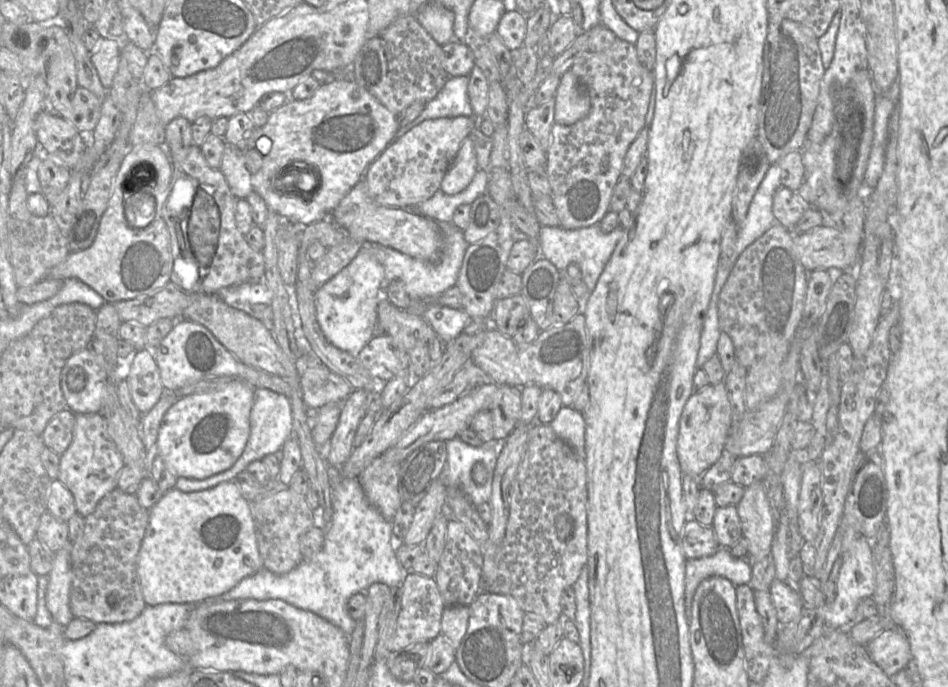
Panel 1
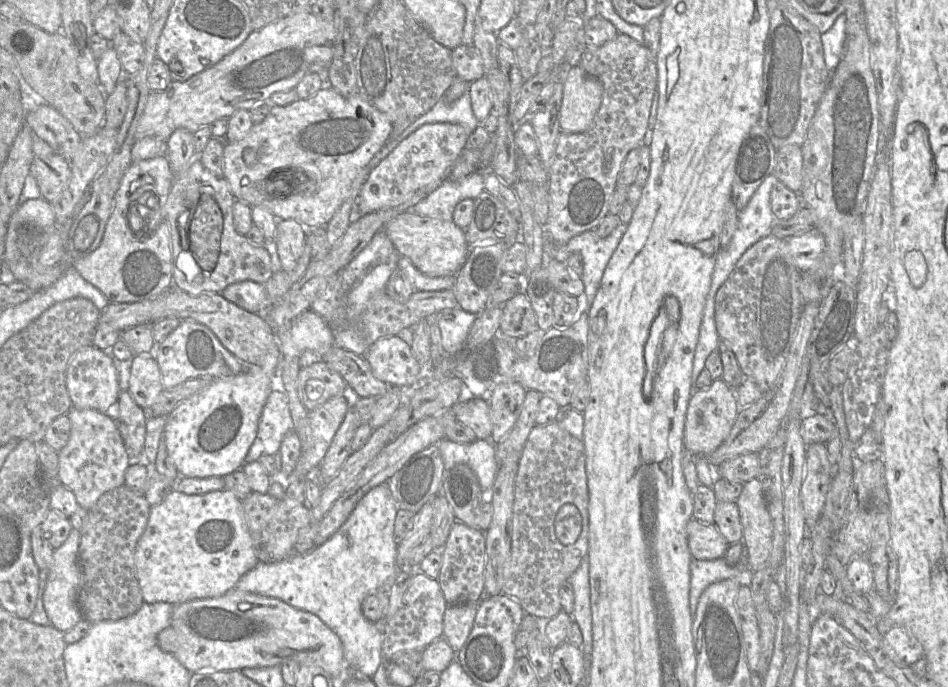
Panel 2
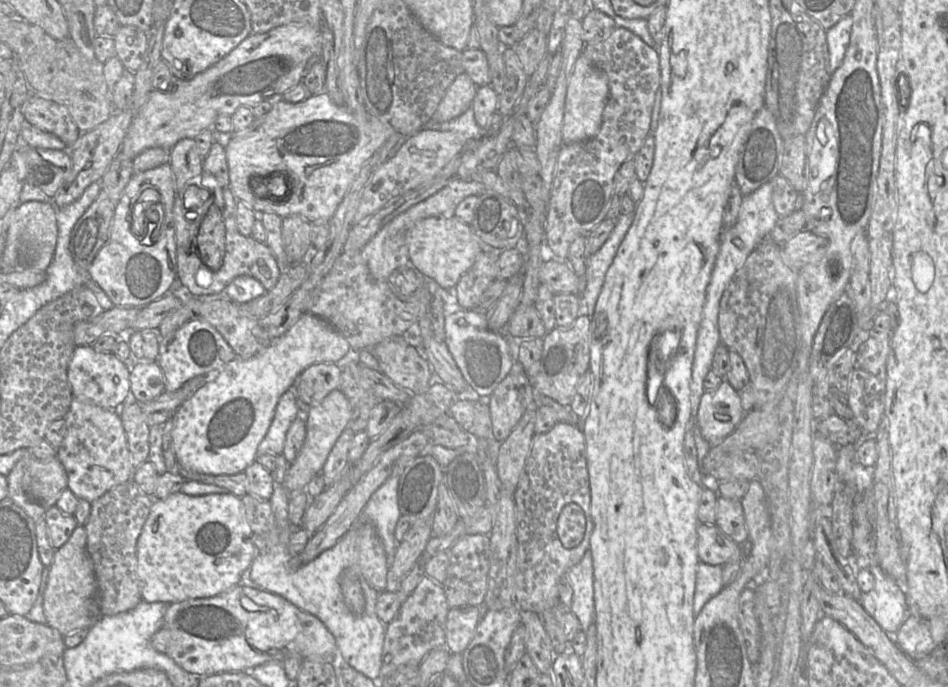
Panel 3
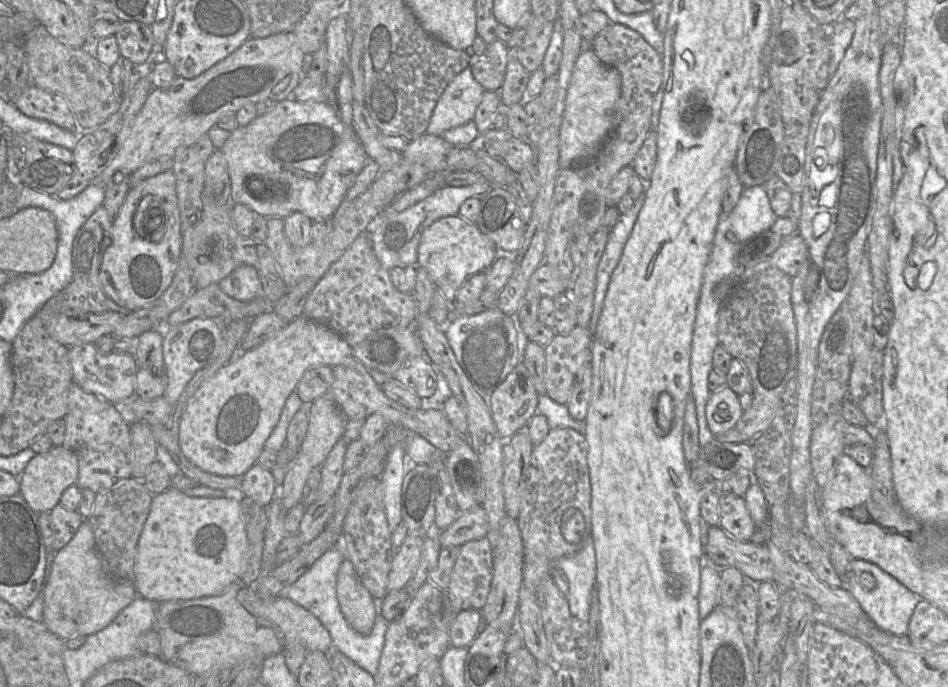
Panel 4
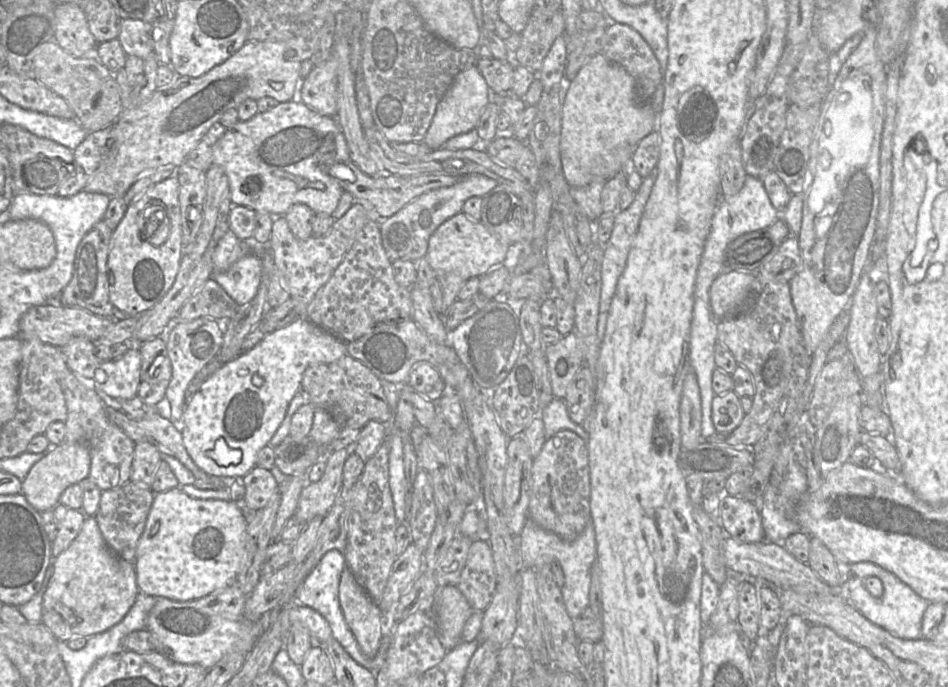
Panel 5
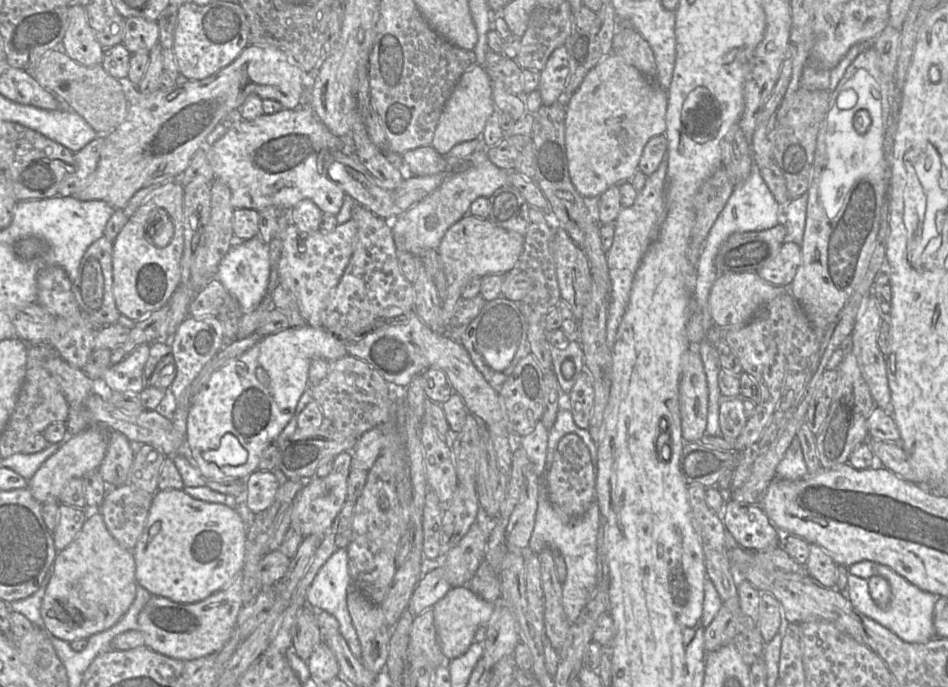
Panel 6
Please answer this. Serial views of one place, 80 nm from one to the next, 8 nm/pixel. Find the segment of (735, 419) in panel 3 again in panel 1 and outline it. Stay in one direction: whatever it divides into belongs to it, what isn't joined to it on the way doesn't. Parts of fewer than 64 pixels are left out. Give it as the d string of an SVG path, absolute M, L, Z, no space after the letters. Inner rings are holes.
M724 382L708 385L687 400L679 419L677 457L683 475L700 478L720 457L731 426L731 404Z

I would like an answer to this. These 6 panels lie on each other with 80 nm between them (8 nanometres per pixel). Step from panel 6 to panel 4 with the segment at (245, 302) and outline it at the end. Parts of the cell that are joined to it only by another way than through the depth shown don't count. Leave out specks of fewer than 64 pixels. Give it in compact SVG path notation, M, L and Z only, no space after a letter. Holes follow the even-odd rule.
M241 265L218 283L228 296L249 301L261 294L262 286L257 270L250 265Z

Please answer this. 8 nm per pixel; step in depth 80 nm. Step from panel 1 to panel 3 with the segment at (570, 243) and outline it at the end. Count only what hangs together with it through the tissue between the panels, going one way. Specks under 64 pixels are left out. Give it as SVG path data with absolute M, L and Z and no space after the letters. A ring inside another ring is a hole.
M635 212L620 215L606 242L596 253L588 256L586 259L586 287L580 296L582 296L582 300L586 303L586 316L589 318L593 316L596 302L604 284L606 272L631 227L634 217Z

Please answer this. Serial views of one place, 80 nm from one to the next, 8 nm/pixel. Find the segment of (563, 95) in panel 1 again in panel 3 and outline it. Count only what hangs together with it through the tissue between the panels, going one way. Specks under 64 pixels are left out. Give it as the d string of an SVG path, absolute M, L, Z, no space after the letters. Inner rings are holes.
M580 54L573 67L565 97L562 139L564 144L581 142L594 138L600 131L602 113L609 96L607 75L596 68L591 61Z

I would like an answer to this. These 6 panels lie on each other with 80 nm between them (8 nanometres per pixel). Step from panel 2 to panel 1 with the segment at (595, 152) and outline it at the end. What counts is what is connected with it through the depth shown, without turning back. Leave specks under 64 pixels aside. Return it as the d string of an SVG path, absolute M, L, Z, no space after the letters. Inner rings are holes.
M616 39L608 49L586 52L575 60L570 70L586 88L591 108L588 115L572 125L555 123L551 131L551 144L546 152L546 172L551 186L551 198L556 208L560 227L574 230L599 224L610 210L613 189L618 182L626 152L645 126L651 90L654 86L653 72L639 61L635 45Z

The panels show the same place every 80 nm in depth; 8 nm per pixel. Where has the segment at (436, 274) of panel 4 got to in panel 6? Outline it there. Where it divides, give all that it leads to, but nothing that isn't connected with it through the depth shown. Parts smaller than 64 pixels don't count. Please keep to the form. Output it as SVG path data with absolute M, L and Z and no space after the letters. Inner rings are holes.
M470 214L463 216L444 234L438 248L438 256L446 276L446 298L439 315L439 330L442 330L452 316L461 290L472 277L506 274L514 268L523 250L524 236L494 225L487 218Z

